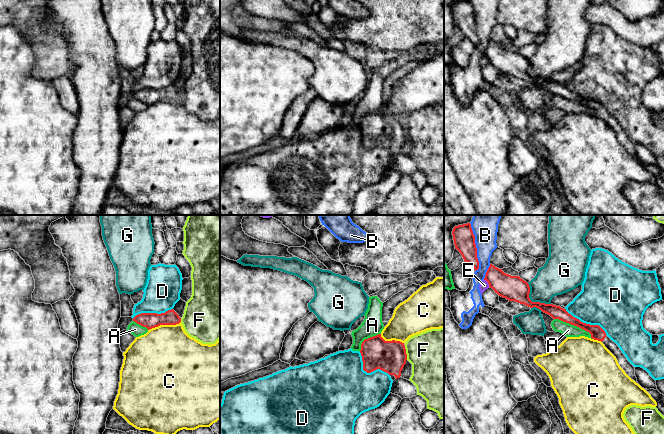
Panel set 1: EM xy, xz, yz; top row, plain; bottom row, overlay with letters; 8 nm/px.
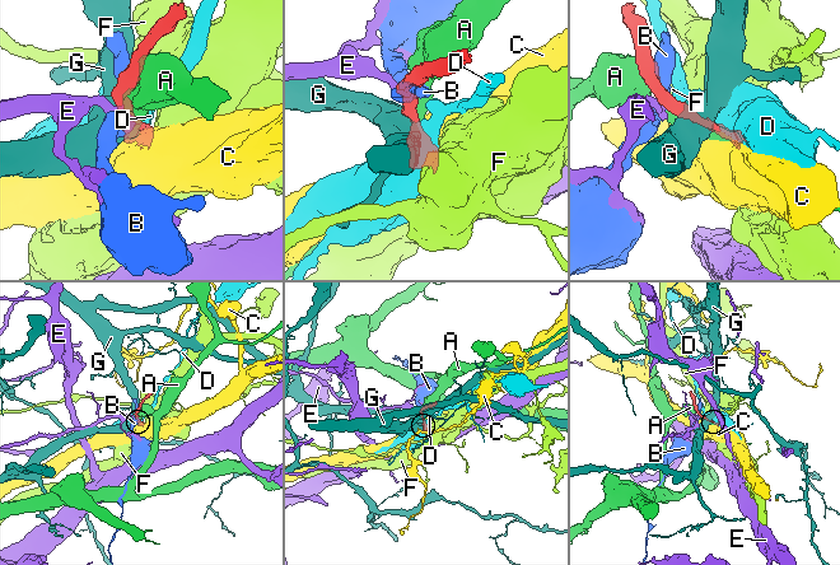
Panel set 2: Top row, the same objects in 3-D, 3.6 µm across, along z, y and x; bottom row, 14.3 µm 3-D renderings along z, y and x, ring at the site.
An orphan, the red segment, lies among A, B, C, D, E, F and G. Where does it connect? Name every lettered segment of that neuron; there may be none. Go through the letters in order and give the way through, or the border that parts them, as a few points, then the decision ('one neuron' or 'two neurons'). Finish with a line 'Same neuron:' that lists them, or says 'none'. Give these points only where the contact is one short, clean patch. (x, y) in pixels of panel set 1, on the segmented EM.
A: two neurons
B: two neurons
C: two neurons
D: two neurons
E: border yz (484, 279), (489, 286); two neurons
F: border xz (404, 345), (407, 359); two neurons
G: border yz (527, 283), (529, 298), (532, 301), (550, 304); two neurons
Same neuron: none

